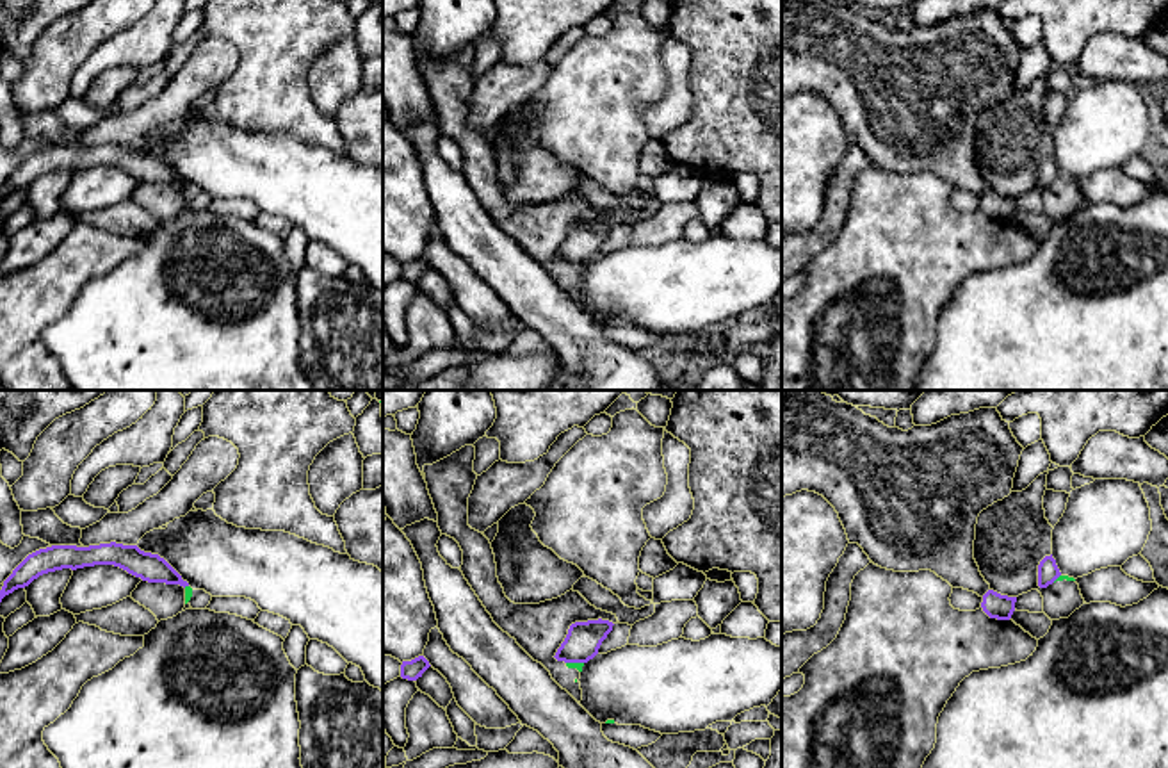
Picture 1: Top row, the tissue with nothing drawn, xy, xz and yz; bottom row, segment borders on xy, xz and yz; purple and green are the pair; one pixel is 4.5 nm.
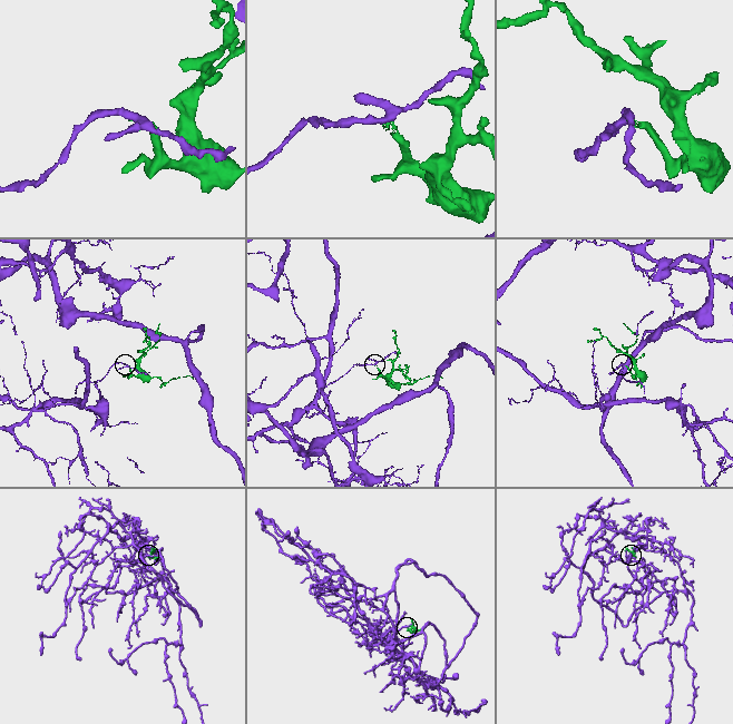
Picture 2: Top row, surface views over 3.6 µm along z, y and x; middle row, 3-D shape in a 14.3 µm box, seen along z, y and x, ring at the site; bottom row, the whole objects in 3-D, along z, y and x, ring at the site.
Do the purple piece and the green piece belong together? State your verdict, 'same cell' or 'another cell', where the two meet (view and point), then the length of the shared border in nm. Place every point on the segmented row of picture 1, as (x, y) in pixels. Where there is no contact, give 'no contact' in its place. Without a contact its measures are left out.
another cell; contact xz (575, 661); length 80 nm

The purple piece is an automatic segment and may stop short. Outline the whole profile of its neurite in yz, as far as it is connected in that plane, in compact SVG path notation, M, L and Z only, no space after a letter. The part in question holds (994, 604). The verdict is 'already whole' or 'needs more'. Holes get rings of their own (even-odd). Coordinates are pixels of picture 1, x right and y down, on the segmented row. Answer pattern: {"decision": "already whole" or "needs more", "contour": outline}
{"decision": "already whole", "contour": "M988 590L983 595L981 608L990 618L1010 620L1015 611L1017 597L1001 595L994 590Z"}

